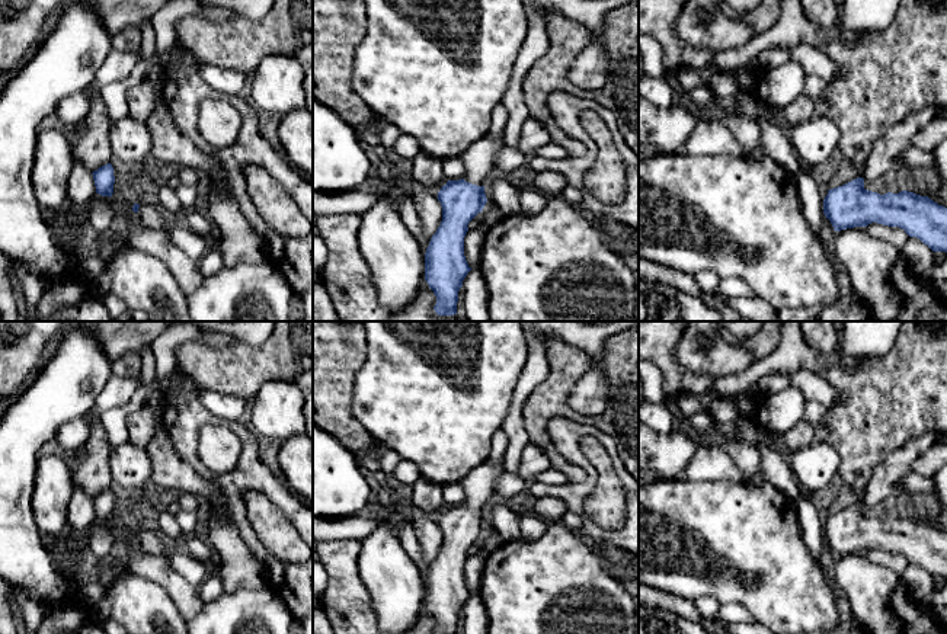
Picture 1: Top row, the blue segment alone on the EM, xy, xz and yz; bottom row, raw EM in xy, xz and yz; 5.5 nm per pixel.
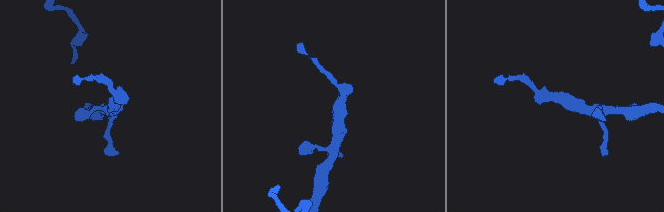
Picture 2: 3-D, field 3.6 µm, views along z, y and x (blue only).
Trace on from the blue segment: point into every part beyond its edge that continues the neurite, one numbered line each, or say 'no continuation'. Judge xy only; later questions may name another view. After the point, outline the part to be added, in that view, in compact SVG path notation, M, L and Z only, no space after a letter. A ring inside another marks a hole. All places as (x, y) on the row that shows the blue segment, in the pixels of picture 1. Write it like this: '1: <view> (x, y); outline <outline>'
1: xy (152, 217); outline M140 205L138 218L143 225L151 230L164 230L163 209L159 205Z

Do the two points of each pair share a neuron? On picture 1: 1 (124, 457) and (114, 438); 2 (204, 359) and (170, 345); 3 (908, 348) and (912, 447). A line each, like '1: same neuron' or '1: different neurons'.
1: different neurons
2: different neurons
3: different neurons

